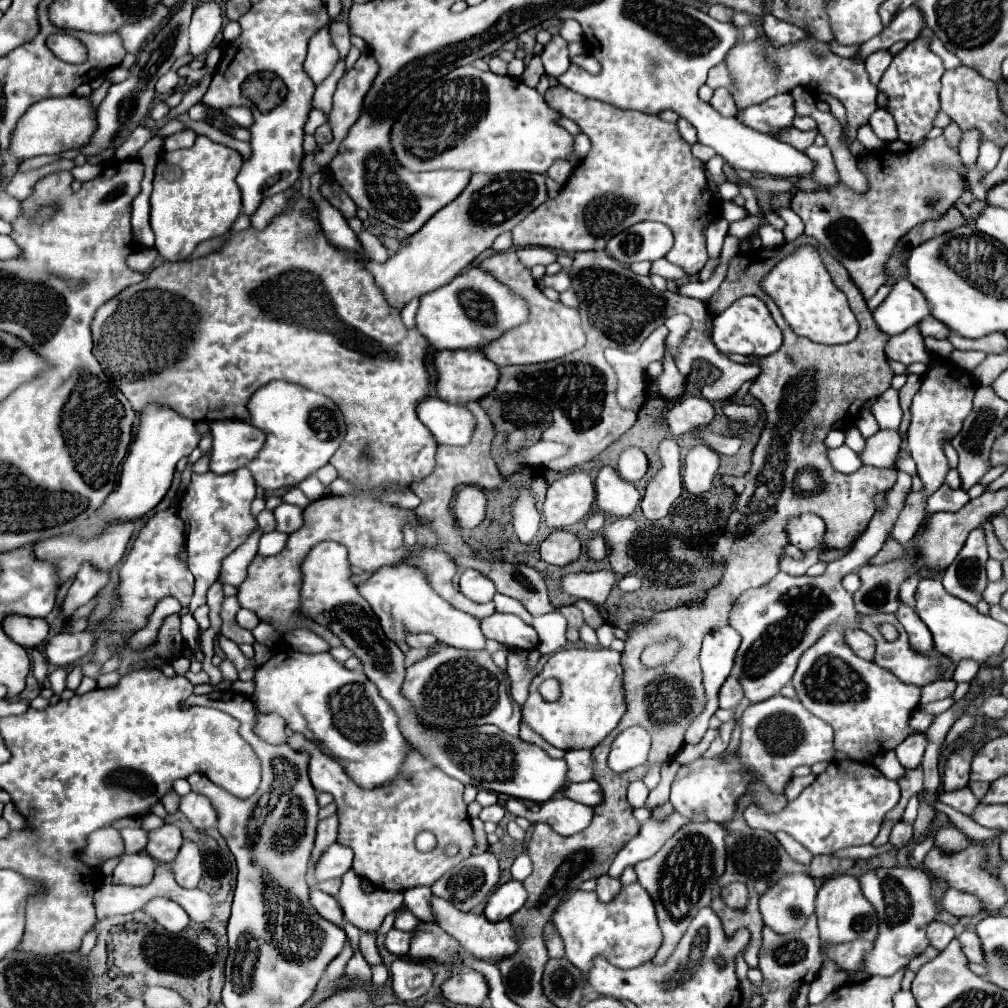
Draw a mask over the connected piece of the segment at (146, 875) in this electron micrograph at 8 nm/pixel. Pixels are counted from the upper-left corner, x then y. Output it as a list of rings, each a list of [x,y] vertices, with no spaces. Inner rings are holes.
[[[146,852],[122,856],[118,866],[114,868],[112,882],[130,884],[130,886],[146,886],[152,880],[156,868],[158,868],[158,862]]]

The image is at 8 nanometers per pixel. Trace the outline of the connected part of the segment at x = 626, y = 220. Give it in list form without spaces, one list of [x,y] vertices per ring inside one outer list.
[[[552,86],[544,94],[544,100],[560,112],[562,116],[574,120],[580,130],[590,138],[592,150],[584,160],[580,160],[566,184],[562,186],[556,198],[540,204],[530,216],[526,216],[512,230],[514,246],[546,246],[556,250],[602,250],[604,244],[622,232],[622,228],[630,228],[636,222],[654,220],[666,224],[674,236],[674,245],[666,259],[673,264],[686,269],[687,275],[698,274],[705,266],[706,256],[706,226],[714,222],[720,214],[720,200],[708,186],[702,162],[692,156],[690,144],[680,136],[674,122],[664,122],[660,118],[636,112],[636,110],[618,110],[614,106],[606,106],[598,100],[584,98],[564,86]]]

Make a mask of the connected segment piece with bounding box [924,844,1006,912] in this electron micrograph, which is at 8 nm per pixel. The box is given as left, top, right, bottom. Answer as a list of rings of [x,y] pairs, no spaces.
[[[972,844],[966,850],[962,850],[958,854],[952,854],[952,856],[946,856],[938,848],[932,848],[928,852],[926,860],[924,860],[924,866],[936,878],[944,880],[950,888],[956,888],[956,890],[962,890],[962,892],[970,892],[972,896],[978,896],[978,900],[982,904],[982,912],[996,912],[996,910],[1002,910],[1006,906],[1006,894],[1000,888],[998,880],[990,872],[986,872],[982,868],[982,860],[984,858],[986,858],[986,850],[984,850],[984,846],[978,846],[978,844]]]

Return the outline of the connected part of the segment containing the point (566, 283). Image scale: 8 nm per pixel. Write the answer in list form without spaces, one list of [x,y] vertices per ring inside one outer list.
[[[560,270],[560,272],[558,272],[558,274],[554,274],[554,276],[544,274],[540,280],[544,282],[544,286],[554,288],[556,292],[564,292],[564,290],[568,290],[568,288],[570,288],[570,276],[568,276],[564,270]]]

